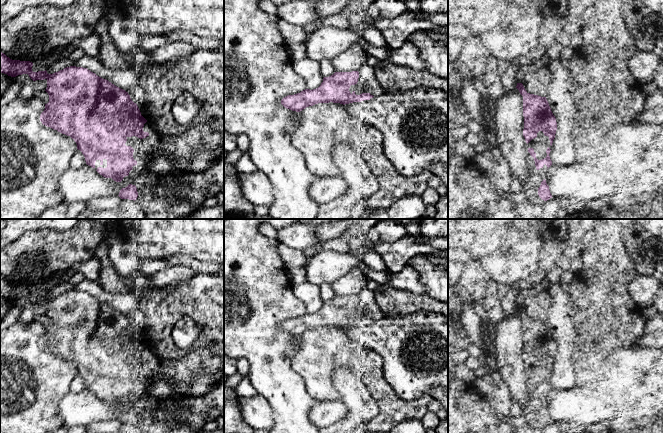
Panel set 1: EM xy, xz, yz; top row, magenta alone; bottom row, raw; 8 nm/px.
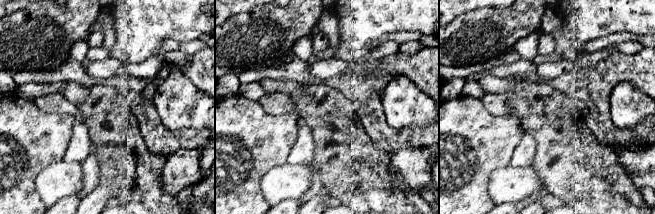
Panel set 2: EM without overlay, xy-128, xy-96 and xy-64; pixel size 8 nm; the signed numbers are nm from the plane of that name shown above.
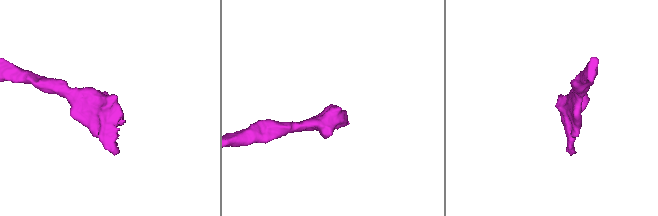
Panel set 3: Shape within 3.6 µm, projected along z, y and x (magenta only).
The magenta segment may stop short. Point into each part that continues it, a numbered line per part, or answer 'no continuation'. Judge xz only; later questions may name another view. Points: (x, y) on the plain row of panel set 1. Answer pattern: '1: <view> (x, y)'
1: xz (367, 307)

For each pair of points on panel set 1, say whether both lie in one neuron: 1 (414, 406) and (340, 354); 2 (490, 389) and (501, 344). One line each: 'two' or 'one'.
1: one
2: two

